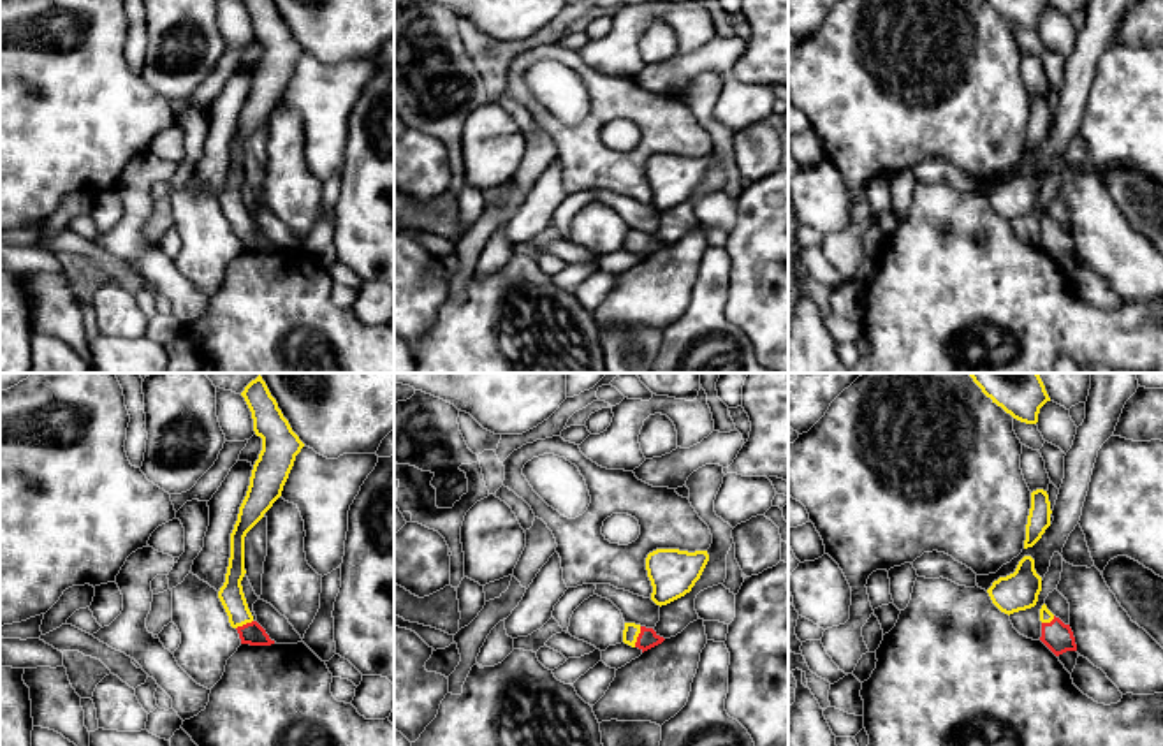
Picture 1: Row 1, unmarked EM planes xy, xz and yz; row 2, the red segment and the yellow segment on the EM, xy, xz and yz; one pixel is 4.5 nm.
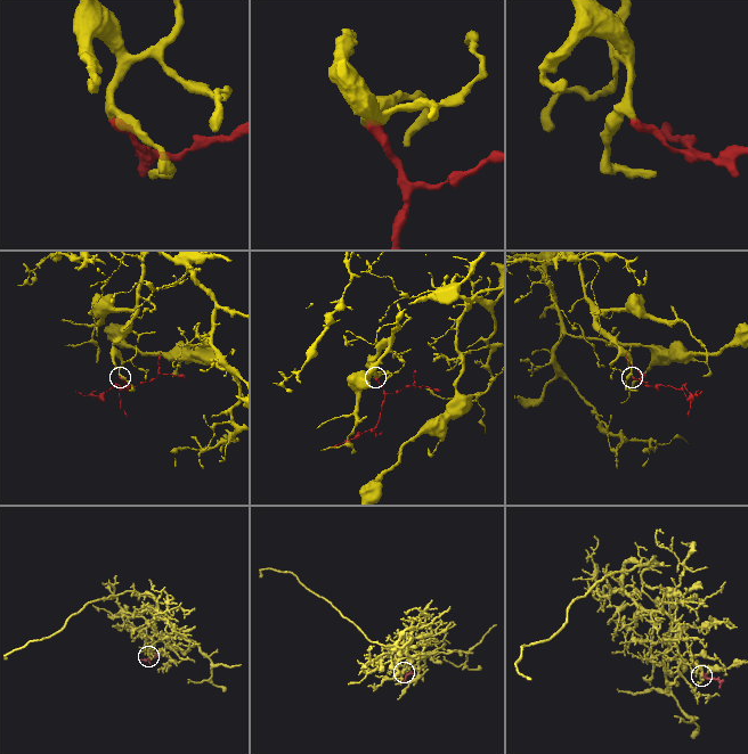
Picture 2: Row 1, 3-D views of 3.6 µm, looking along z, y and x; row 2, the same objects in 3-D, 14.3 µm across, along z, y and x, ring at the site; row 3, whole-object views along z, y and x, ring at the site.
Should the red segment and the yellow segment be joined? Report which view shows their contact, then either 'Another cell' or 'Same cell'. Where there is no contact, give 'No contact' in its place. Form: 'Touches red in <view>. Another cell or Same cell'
Touches red in xz. Same cell

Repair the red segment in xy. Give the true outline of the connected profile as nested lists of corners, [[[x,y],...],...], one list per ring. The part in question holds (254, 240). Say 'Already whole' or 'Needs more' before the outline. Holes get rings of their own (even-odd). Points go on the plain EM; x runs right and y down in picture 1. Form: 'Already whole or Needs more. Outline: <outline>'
Needs more. Outline: [[[271,0],[241,2],[252,18],[253,37],[262,44],[262,56],[253,70],[250,91],[230,139],[230,164],[218,204],[229,222],[230,232],[238,236],[241,250],[271,252],[274,246],[253,225],[241,192],[246,179],[245,143],[282,102],[296,62],[304,49],[292,37]]]

